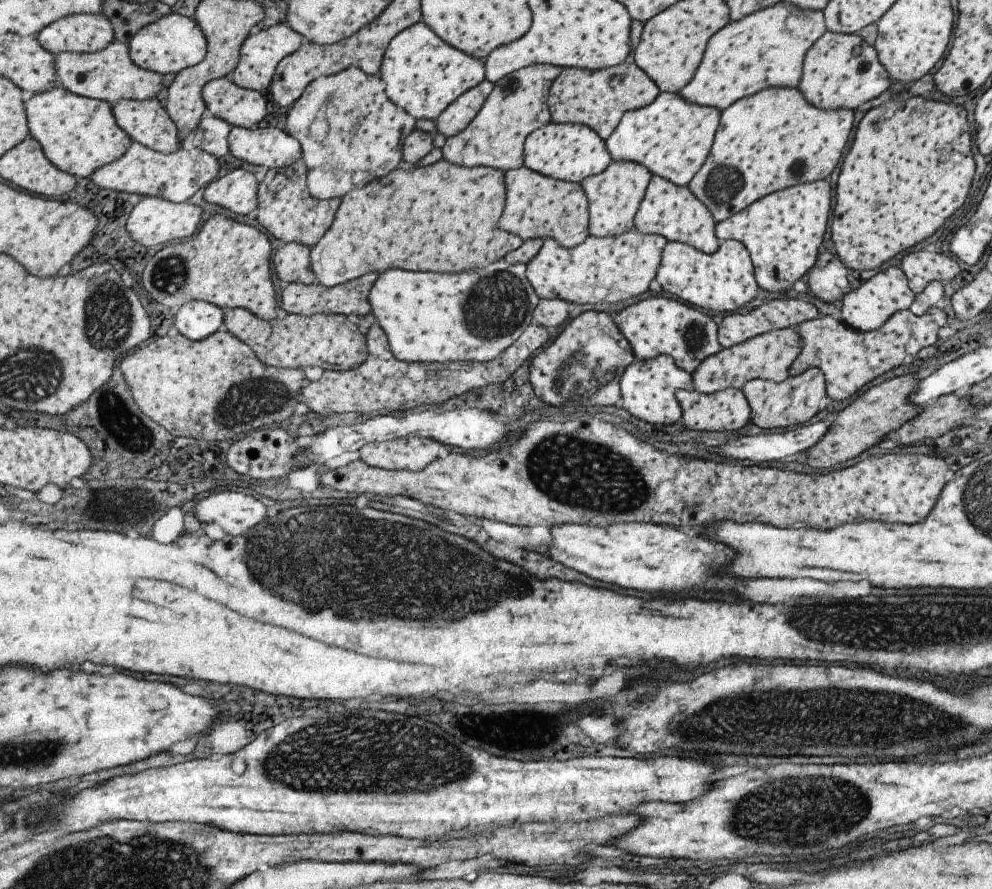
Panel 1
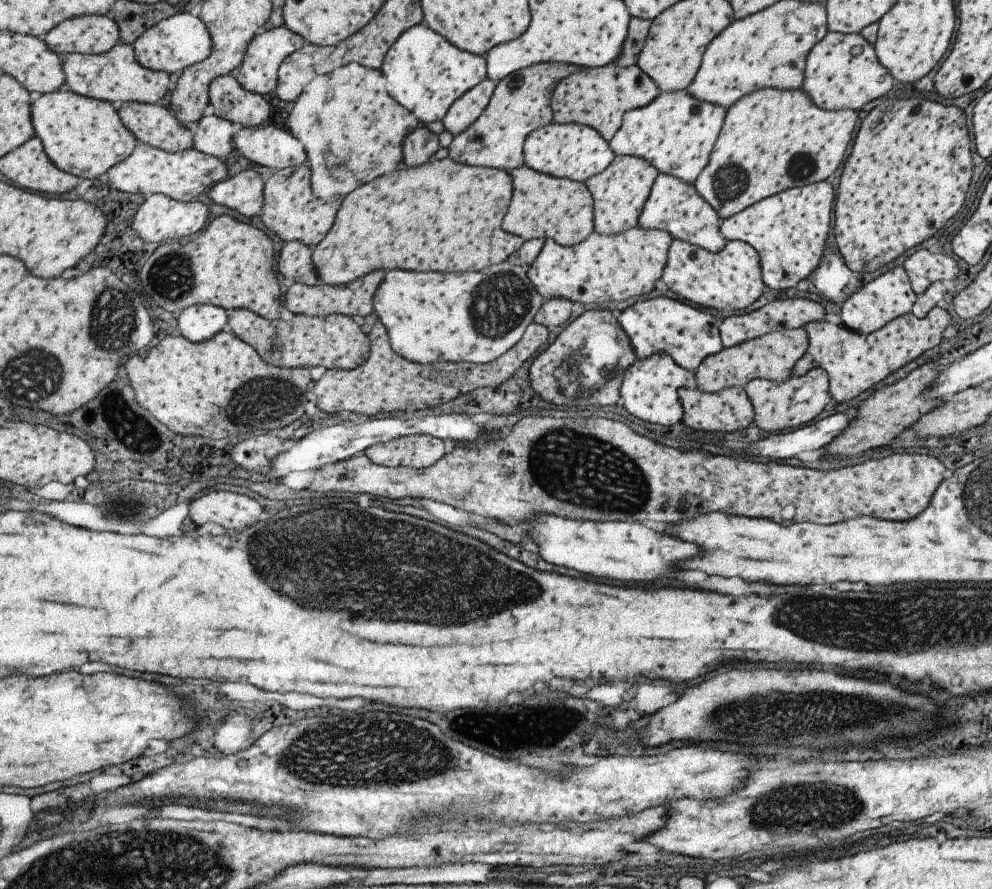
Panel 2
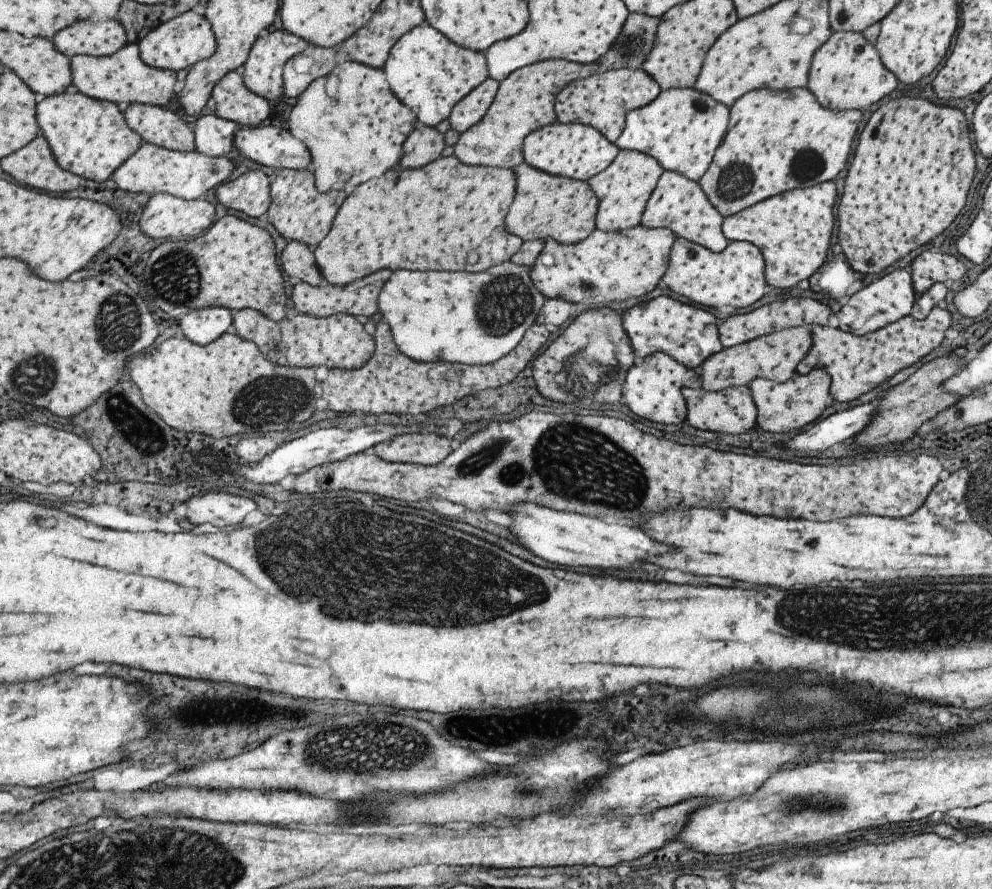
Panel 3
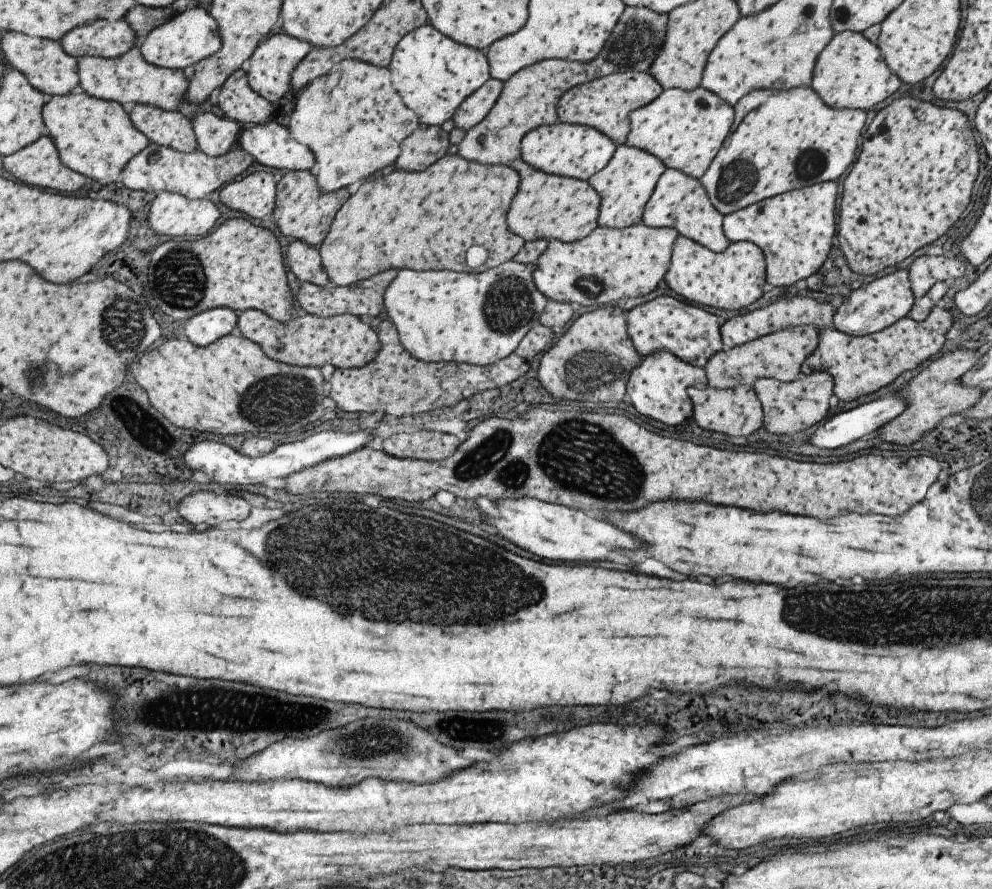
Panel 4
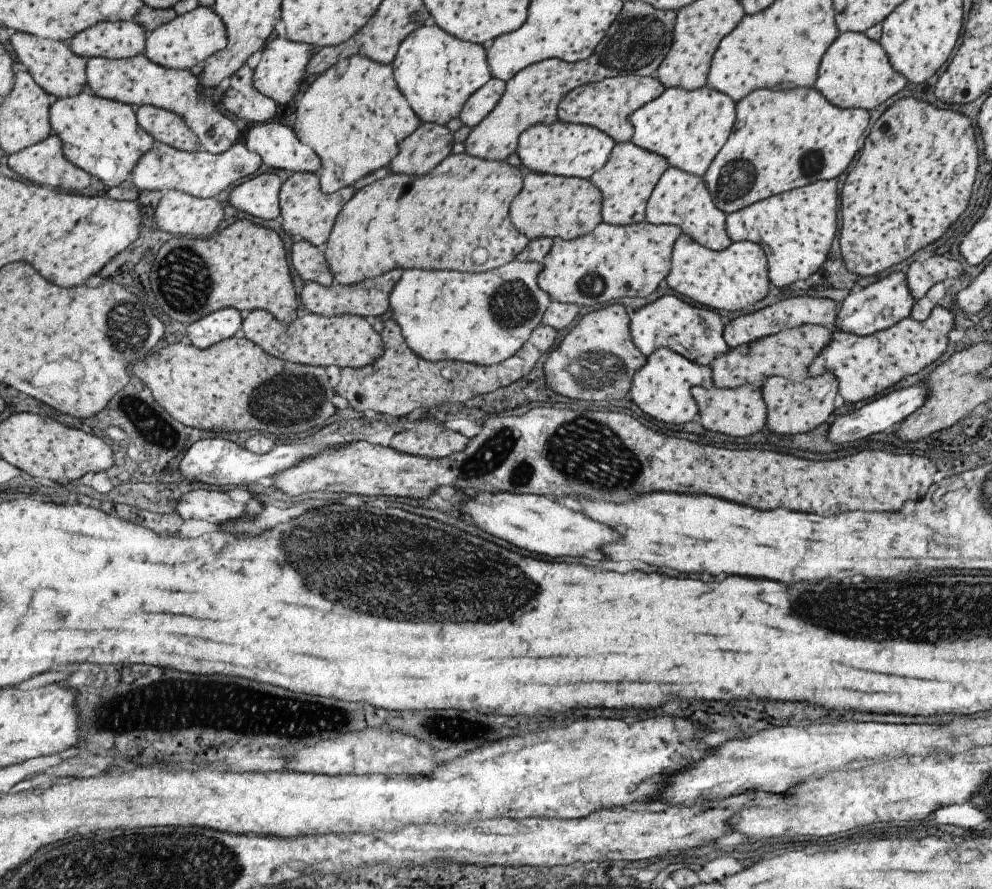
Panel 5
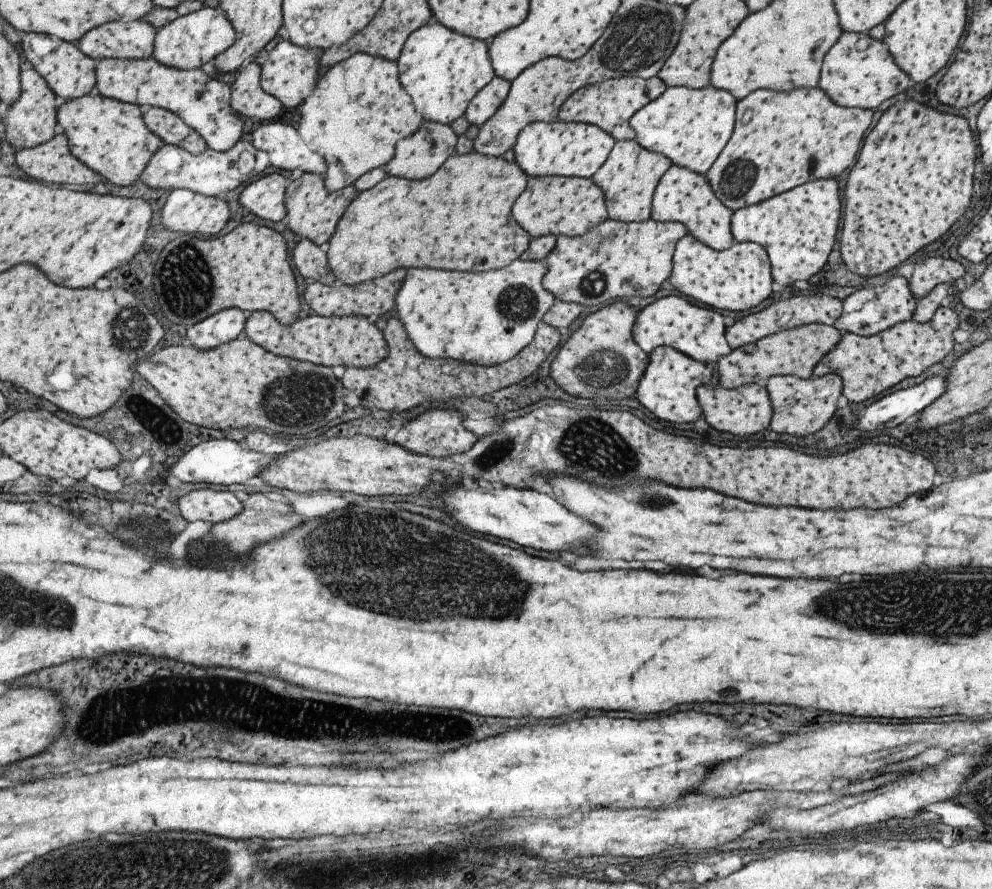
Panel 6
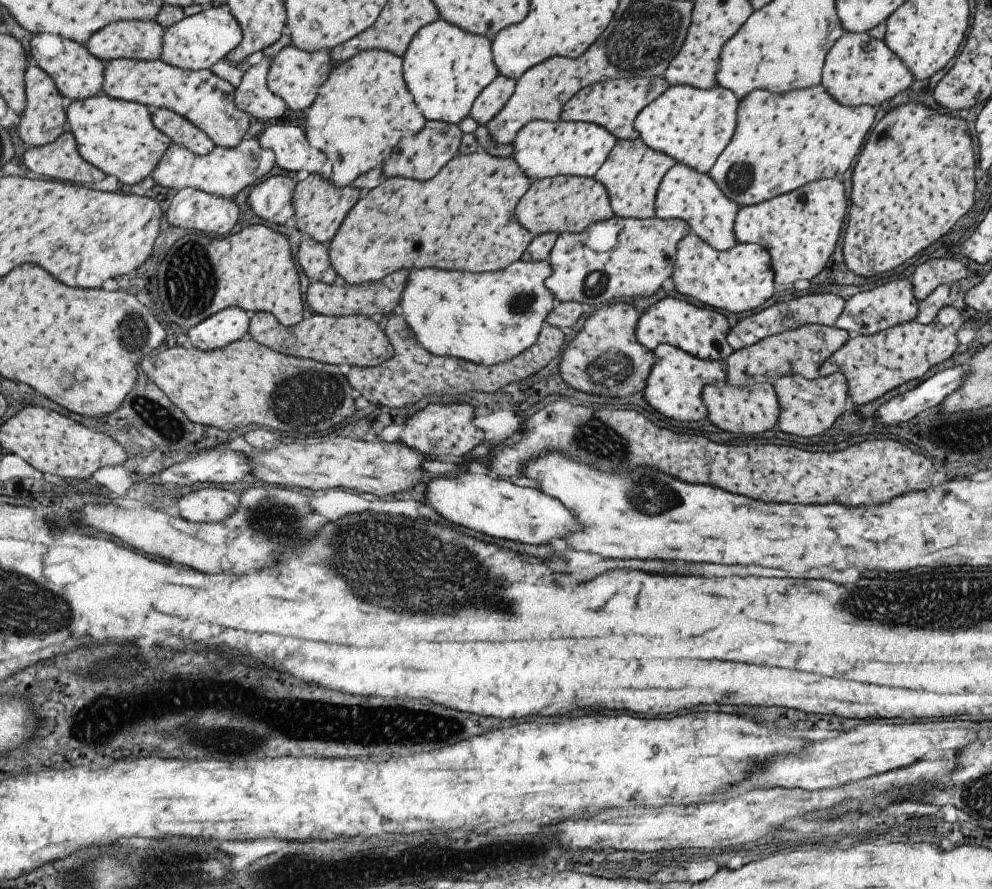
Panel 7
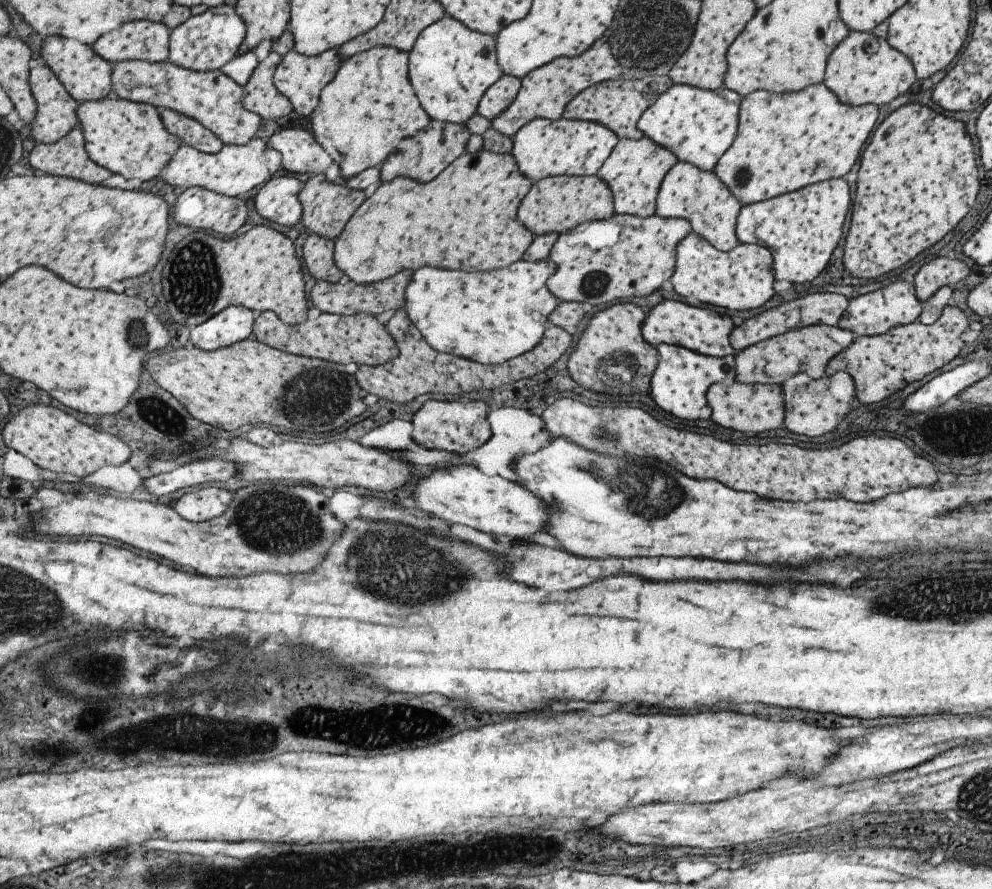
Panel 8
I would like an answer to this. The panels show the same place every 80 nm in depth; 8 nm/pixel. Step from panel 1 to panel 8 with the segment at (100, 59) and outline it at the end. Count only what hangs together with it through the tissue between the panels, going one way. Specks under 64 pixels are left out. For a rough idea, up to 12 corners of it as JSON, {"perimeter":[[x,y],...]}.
{"perimeter":[[167,61],[113,64],[119,99],[169,109],[223,145],[261,124],[243,87]]}

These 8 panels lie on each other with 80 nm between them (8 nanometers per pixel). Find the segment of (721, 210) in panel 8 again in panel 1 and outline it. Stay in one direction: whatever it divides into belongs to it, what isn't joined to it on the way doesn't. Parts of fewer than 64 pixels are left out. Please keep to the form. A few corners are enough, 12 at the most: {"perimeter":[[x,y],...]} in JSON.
{"perimeter":[[657,175],[633,224],[705,254],[714,218],[688,186]]}

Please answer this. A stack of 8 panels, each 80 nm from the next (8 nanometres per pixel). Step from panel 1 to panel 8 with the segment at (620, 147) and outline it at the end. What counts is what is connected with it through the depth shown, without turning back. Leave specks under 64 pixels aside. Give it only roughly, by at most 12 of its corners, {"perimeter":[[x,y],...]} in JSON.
{"perimeter":[[672,84],[637,120],[702,171],[731,146],[740,94]]}

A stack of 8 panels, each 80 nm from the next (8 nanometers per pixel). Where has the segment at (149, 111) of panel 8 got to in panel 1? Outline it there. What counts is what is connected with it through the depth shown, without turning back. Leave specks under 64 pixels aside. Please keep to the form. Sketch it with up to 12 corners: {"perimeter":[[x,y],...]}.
{"perimeter":[[65,87],[26,101],[30,134],[77,178],[134,140],[113,106]]}

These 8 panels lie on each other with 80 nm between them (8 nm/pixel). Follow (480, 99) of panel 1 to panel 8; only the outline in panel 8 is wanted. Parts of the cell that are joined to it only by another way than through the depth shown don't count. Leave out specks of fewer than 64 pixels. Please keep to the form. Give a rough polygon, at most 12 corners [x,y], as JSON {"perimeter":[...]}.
{"perimeter":[[502,75],[483,92],[475,112],[491,121],[511,104],[519,78]]}

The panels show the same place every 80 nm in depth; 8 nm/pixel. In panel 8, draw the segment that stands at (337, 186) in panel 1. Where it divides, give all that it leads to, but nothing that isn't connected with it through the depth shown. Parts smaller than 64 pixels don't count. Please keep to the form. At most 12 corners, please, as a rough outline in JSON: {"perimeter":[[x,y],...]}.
{"perimeter":[[387,46],[342,59],[309,116],[346,181],[430,119]]}

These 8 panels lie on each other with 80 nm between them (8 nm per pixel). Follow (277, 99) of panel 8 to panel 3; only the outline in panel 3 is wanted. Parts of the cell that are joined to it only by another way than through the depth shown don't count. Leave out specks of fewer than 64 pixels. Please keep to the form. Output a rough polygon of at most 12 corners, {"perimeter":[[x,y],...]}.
{"perimeter":[[235,71],[214,86],[215,116],[241,127],[269,116]]}

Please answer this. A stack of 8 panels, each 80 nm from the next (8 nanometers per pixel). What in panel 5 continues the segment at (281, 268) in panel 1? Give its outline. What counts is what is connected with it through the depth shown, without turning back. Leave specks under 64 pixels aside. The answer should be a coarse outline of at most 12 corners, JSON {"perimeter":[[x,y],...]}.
{"perimeter":[[300,239],[289,262],[305,283],[335,282],[322,248]]}

